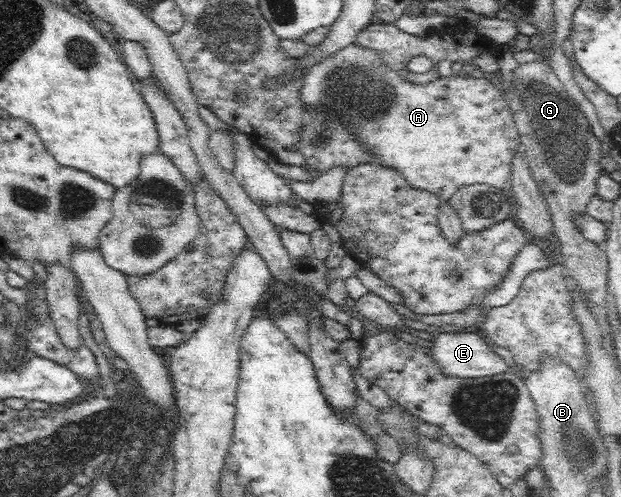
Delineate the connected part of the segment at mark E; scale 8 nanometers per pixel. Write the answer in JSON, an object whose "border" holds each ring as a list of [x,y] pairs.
{"border":[[[441,332],[435,333],[434,345],[429,349],[433,361],[441,367],[445,375],[459,378],[479,378],[504,374],[510,370],[503,358],[497,355],[491,347],[489,341],[483,339],[479,334],[473,332]]]}

